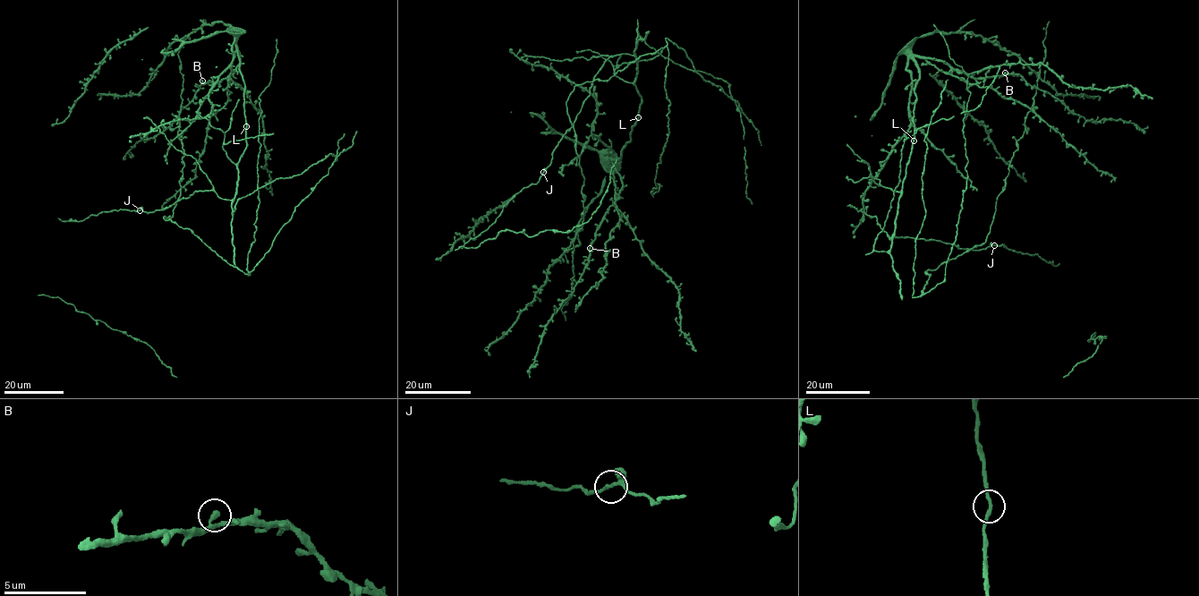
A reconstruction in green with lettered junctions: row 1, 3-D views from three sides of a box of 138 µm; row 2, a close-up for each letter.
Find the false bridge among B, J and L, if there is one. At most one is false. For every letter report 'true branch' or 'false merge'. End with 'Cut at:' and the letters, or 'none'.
B: true branch
J: true branch
L: true branch
Cut at: none

